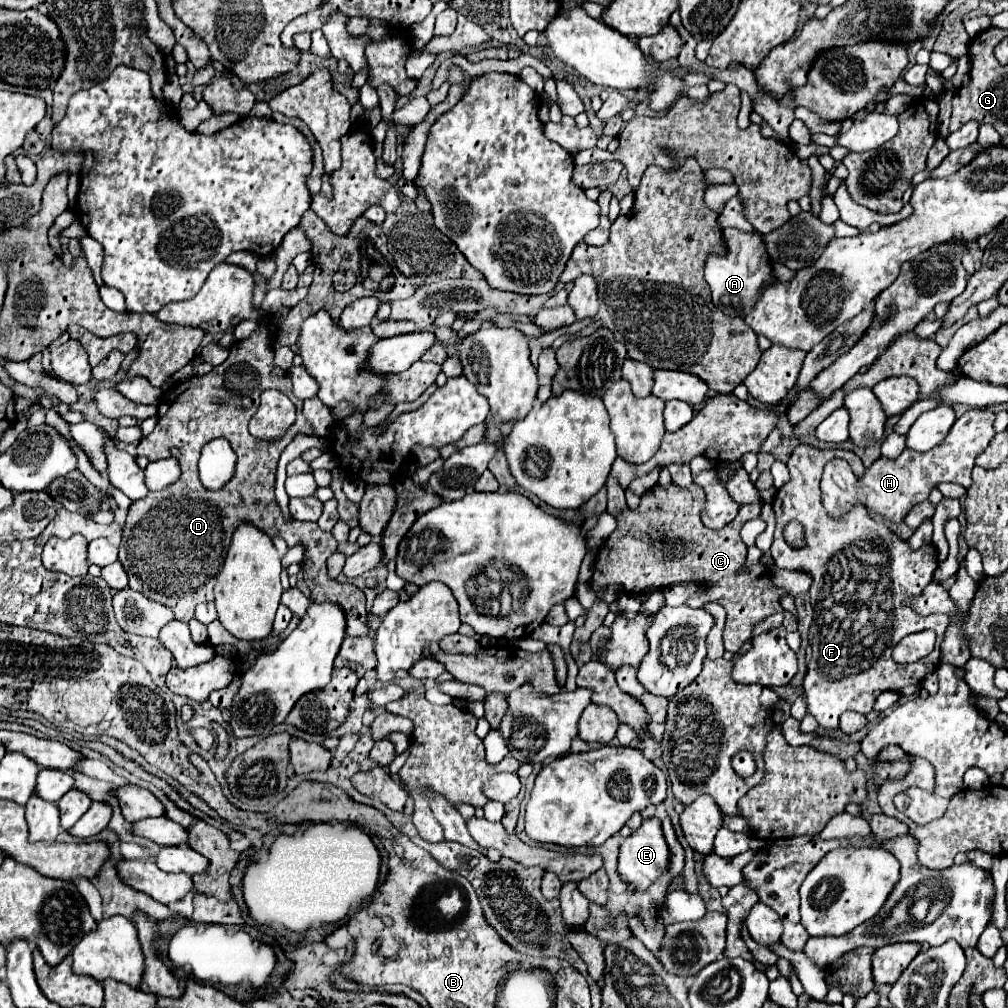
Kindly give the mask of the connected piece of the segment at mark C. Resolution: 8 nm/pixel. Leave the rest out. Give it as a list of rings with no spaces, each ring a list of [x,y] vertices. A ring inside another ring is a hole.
[[[610,477],[608,479],[608,511],[616,517],[618,527],[606,539],[596,555],[592,587],[602,589],[604,585],[622,585],[626,593],[642,593],[646,587],[666,587],[680,581],[694,581],[710,585],[708,593],[690,597],[686,605],[702,607],[706,601],[718,601],[726,609],[726,627],[724,627],[724,647],[730,653],[740,651],[740,647],[752,639],[754,625],[764,621],[768,615],[782,611],[778,599],[786,593],[780,587],[774,587],[770,577],[772,571],[758,565],[746,569],[746,545],[742,543],[740,529],[746,521],[760,515],[758,503],[742,505],[734,521],[718,531],[708,529],[700,515],[706,503],[704,491],[698,485],[690,489],[680,489],[678,485],[660,487],[654,485],[640,497],[638,509],[628,509],[622,487]]]

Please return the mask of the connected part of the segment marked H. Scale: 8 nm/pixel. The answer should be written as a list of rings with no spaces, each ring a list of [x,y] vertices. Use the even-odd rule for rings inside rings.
[[[968,409],[950,429],[950,435],[944,439],[942,445],[920,453],[920,451],[910,451],[904,449],[898,459],[888,459],[880,457],[876,459],[864,475],[856,477],[850,469],[850,465],[842,459],[832,459],[826,463],[824,473],[822,473],[822,503],[824,509],[832,519],[842,519],[850,507],[862,505],[868,511],[874,511],[876,515],[892,521],[892,523],[902,523],[908,511],[926,501],[930,491],[936,489],[944,481],[960,483],[964,487],[970,487],[970,471],[974,467],[976,457],[988,447],[994,435],[994,413],[990,409]]]

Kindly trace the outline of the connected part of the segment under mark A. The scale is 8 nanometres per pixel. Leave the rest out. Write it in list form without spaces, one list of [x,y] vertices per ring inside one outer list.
[[[724,229],[724,241],[728,245],[726,257],[708,257],[706,261],[706,281],[712,289],[712,303],[726,315],[744,317],[758,299],[758,291],[772,279],[766,245],[760,233],[748,235],[738,229]]]

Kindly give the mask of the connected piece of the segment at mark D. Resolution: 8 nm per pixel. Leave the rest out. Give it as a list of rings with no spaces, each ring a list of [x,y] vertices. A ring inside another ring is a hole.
[[[262,327],[250,339],[236,341],[234,347],[230,347],[228,359],[222,365],[214,367],[210,373],[200,377],[194,375],[190,377],[190,381],[174,383],[170,391],[164,391],[158,405],[158,425],[148,437],[144,437],[138,443],[138,455],[156,461],[166,459],[166,449],[178,447],[182,453],[182,457],[178,457],[182,475],[178,483],[174,483],[172,487],[166,487],[164,491],[156,493],[150,491],[148,497],[132,503],[122,533],[120,561],[130,577],[130,587],[134,591],[140,591],[150,599],[156,599],[172,607],[176,619],[188,623],[194,617],[196,605],[214,601],[212,587],[224,563],[232,531],[238,523],[250,521],[258,529],[266,531],[270,537],[282,537],[288,547],[292,547],[298,541],[304,543],[304,579],[310,587],[310,599],[316,603],[332,601],[342,605],[348,621],[346,633],[352,637],[370,635],[372,631],[368,627],[364,591],[356,585],[338,583],[328,577],[326,561],[338,545],[332,533],[322,531],[318,523],[286,523],[274,497],[274,479],[280,453],[294,439],[294,435],[314,433],[302,417],[302,401],[294,401],[298,407],[298,417],[290,429],[290,439],[254,439],[248,431],[252,411],[246,411],[246,397],[258,397],[258,393],[266,389],[278,389],[294,397],[288,373],[280,371],[272,363],[272,359],[274,353],[270,351],[270,329]],[[216,437],[224,437],[232,443],[238,461],[232,481],[224,485],[220,491],[208,491],[202,487],[198,479],[196,463],[202,445]]]

